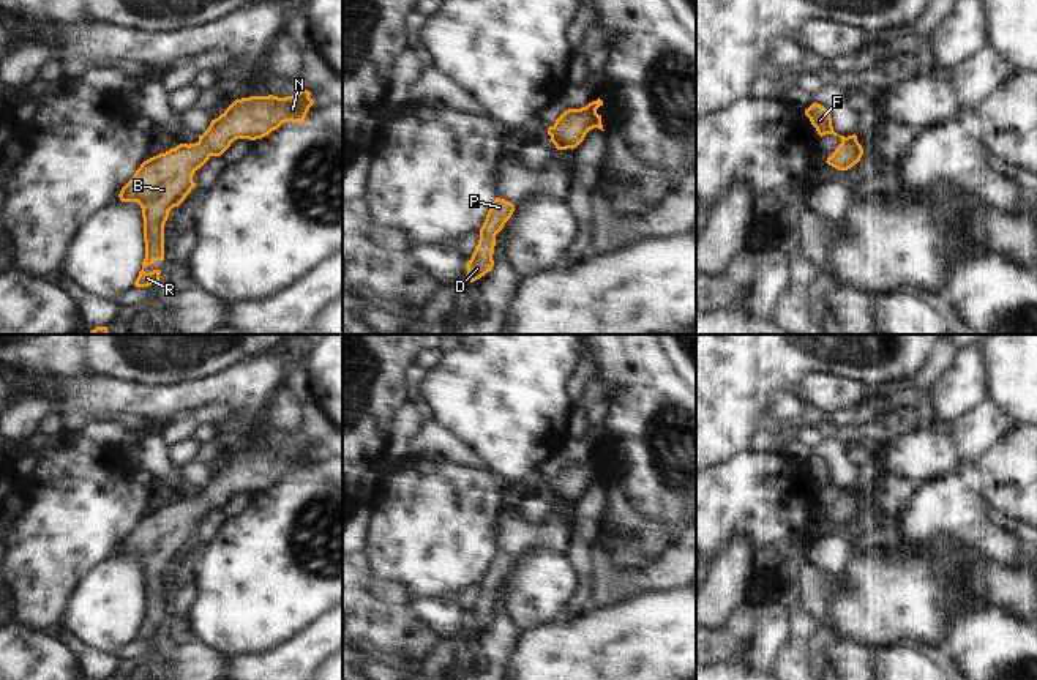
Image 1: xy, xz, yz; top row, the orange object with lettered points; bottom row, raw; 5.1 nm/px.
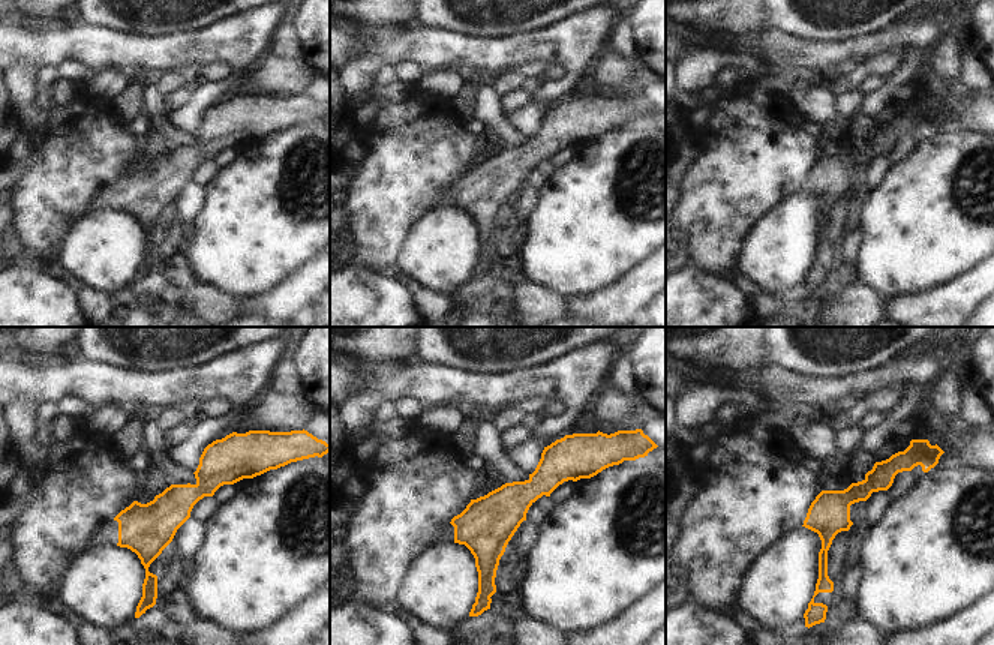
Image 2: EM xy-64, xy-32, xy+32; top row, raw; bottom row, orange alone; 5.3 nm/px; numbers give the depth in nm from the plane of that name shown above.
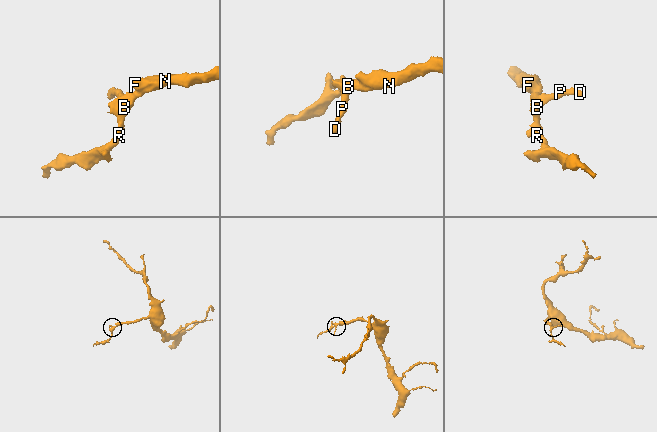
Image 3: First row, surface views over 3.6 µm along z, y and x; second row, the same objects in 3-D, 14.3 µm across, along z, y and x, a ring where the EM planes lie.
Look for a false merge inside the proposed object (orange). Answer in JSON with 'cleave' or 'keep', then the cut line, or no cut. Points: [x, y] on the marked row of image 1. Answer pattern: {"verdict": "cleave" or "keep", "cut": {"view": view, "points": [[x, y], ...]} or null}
{"verdict": "keep", "cut": null}

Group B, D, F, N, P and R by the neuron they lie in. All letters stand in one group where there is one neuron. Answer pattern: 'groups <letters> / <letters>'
groups B D F N P R

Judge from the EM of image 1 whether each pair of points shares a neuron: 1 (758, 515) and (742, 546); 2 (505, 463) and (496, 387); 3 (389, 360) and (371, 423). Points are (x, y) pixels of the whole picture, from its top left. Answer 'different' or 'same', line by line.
1: different
2: same
3: same

